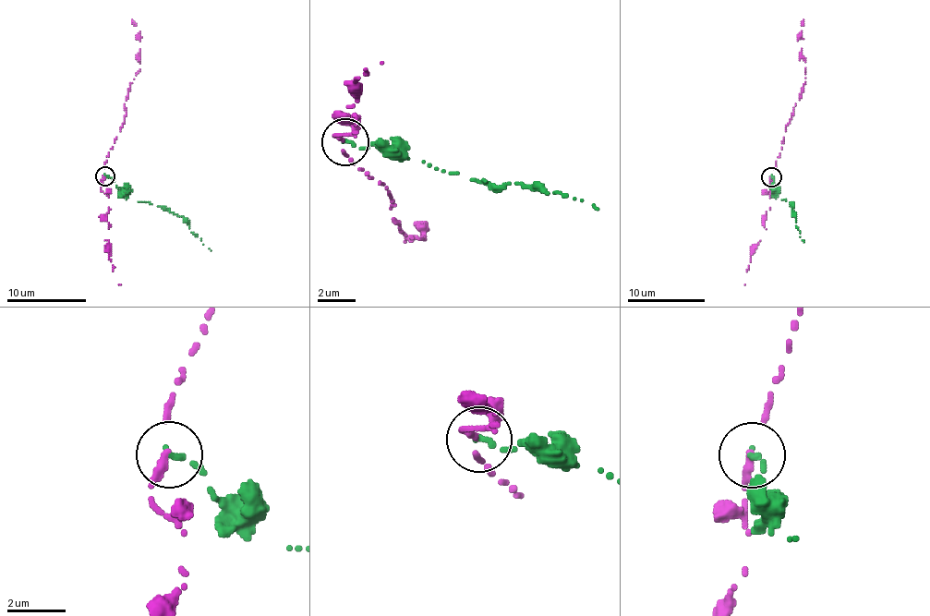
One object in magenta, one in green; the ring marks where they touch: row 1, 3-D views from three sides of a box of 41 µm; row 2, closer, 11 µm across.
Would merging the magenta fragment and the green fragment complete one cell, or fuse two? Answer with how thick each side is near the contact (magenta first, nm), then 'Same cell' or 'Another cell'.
Thickness 190 nm (magenta) against 200 nm. Another cell

